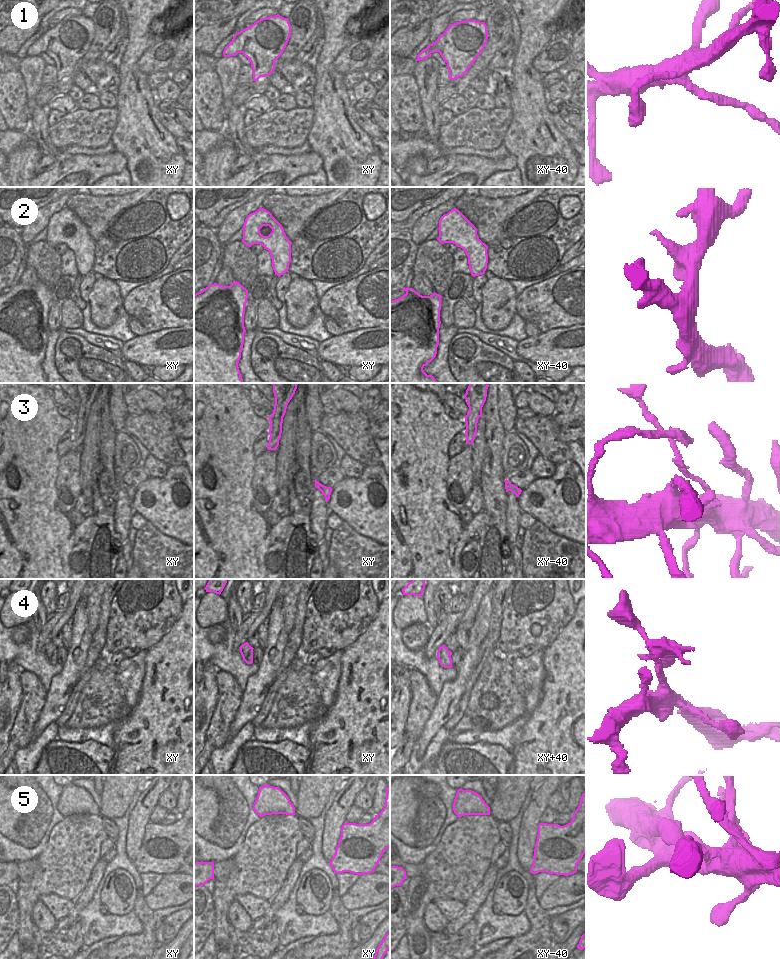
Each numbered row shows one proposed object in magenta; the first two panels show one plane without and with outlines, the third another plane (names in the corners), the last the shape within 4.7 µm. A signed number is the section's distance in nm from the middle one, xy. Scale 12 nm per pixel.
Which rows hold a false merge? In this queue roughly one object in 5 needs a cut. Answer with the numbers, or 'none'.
4

